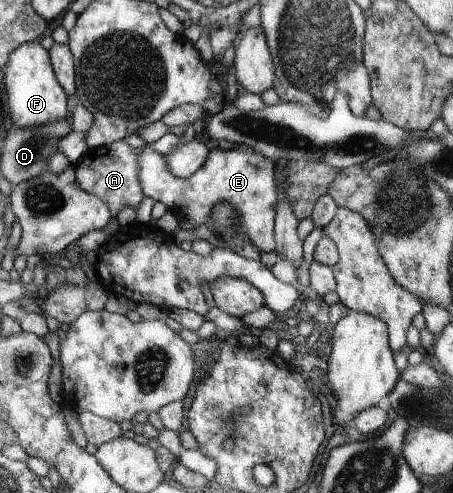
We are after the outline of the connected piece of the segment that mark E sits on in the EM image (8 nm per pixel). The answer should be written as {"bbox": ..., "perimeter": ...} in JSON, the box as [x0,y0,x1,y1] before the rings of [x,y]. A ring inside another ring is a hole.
{"bbox":[138,145,280,253],"perimeter":[[[151,145],[138,147],[142,158],[141,179],[146,194],[156,202],[161,202],[177,221],[188,221],[194,227],[214,223],[214,211],[219,205],[233,205],[239,211],[239,223],[229,229],[231,236],[245,237],[261,253],[269,253],[277,247],[274,238],[274,224],[280,204],[277,174],[274,162],[258,150],[247,145],[234,145],[221,149],[216,145],[211,155],[197,172],[188,178],[175,177],[164,155],[155,151]]]}

